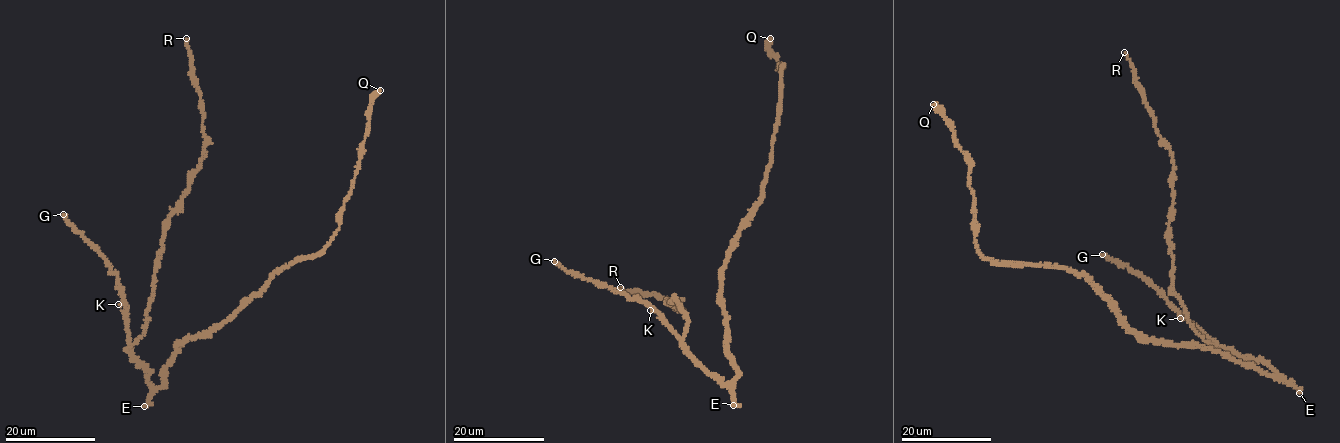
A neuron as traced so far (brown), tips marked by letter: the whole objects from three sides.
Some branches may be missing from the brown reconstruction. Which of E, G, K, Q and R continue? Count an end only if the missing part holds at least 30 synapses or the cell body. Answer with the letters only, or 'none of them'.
G, R

